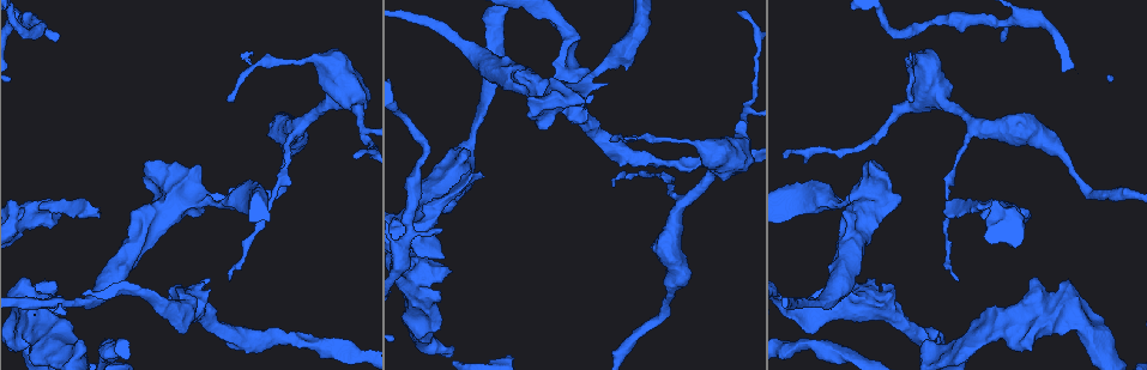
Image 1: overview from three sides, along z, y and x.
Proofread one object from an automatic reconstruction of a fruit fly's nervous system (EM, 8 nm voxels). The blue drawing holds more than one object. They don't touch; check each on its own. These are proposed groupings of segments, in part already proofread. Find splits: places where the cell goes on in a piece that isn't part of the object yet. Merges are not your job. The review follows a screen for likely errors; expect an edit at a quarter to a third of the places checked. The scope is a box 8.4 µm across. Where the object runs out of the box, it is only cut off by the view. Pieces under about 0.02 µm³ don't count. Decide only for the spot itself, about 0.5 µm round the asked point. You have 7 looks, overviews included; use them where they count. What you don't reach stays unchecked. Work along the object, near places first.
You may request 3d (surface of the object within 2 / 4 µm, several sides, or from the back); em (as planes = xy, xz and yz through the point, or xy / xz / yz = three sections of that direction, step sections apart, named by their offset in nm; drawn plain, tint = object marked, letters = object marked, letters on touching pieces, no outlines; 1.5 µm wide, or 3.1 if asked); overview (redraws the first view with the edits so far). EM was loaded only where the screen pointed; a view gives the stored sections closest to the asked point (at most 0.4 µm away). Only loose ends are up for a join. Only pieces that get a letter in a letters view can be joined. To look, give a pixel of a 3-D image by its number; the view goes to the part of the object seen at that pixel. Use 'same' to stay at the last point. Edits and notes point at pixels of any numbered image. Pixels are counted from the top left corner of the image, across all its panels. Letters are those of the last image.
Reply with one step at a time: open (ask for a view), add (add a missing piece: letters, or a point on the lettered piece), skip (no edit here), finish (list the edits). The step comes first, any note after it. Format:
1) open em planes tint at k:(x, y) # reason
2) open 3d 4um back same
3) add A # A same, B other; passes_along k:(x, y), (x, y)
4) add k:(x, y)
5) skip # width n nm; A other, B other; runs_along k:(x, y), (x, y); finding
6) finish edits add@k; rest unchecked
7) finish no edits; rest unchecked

open 3d 4um at 1:(99, 215)

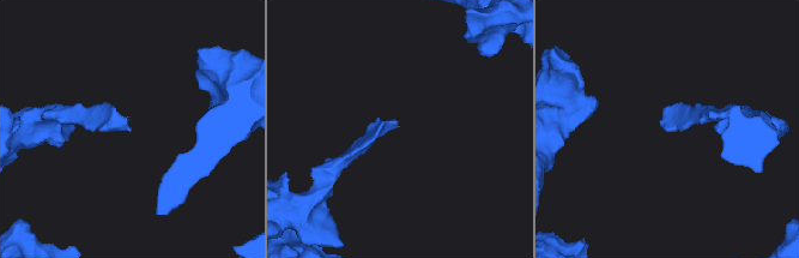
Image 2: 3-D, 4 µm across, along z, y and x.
open em yz step 4 letters at 2:(399, 125) # shape alone is not enough

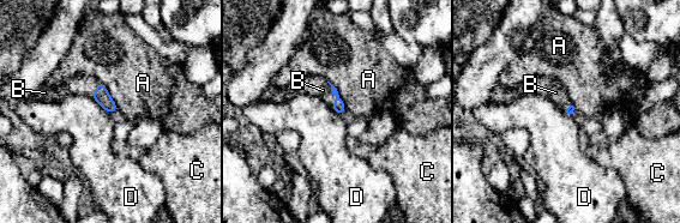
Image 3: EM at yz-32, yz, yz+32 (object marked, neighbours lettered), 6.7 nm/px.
open em planes letters same

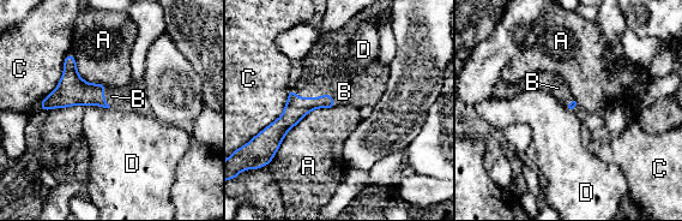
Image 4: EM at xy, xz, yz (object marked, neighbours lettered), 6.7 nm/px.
add B # A other, B same, C other, D other; passes_along 4:(71, 90), (103, 97), (112, 96); it goes on there

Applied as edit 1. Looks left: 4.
open em xy step 4 tint at 1:(199, 164)

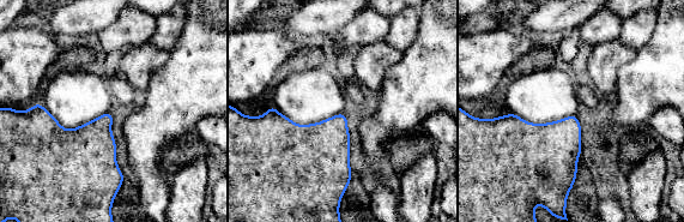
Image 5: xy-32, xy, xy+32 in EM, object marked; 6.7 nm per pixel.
open em planes tint same

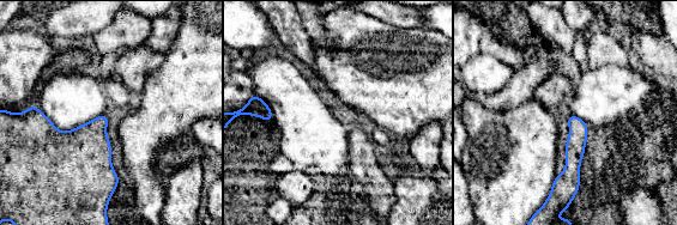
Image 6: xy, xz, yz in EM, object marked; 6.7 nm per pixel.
open em planes letters same

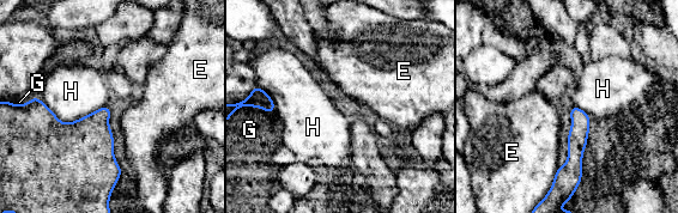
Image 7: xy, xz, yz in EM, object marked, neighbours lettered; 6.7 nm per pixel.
skip # E other, G other, H other; runs_along 7:(575, 110), (575, 159), (564, 178); no lettered piece goes on from it

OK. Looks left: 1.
open em xz step 8 letters at 1:(229, 281) # thin end

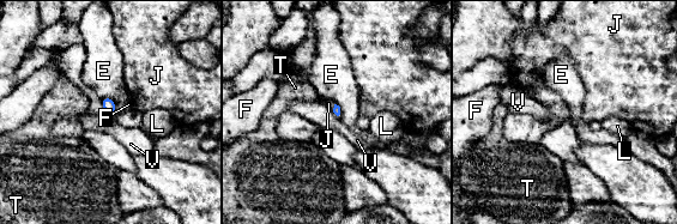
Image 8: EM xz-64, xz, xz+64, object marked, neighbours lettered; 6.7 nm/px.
skip # E other, F other, J other, L other, T other, V other; border 8:(334, 104), (332, 109); none of them fits

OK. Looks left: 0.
finish edits add@4; rest unchecked

